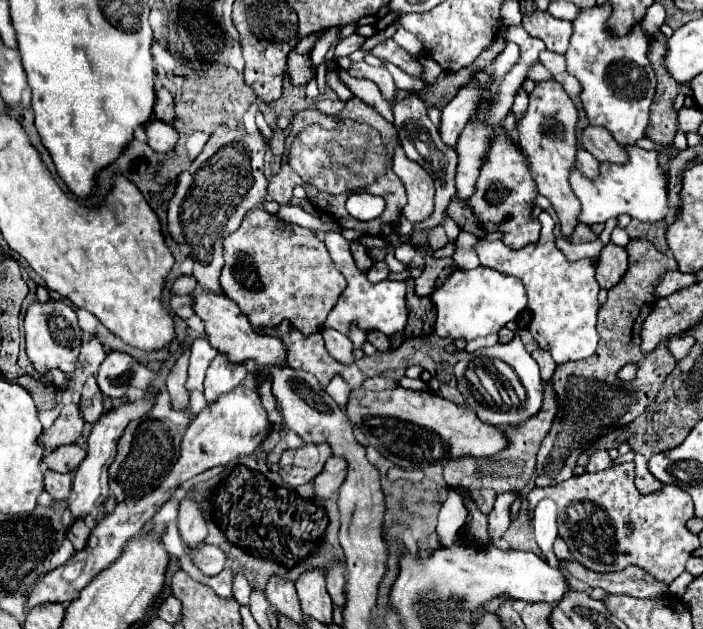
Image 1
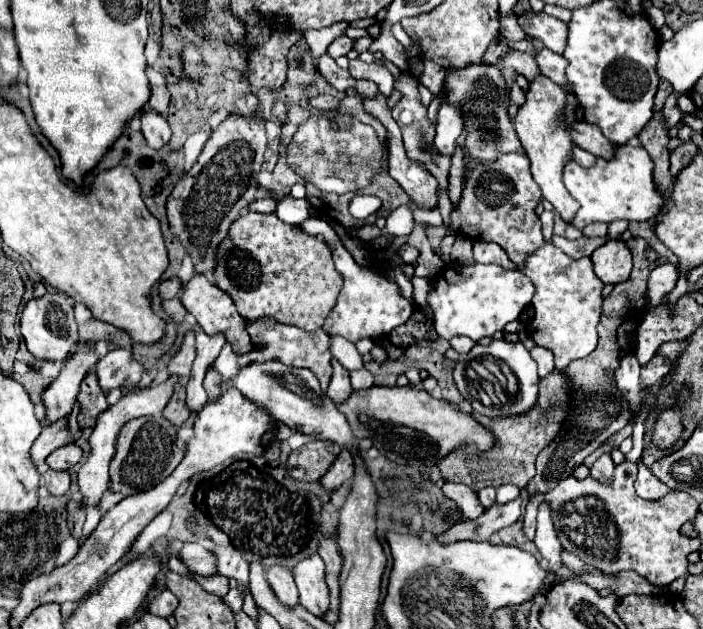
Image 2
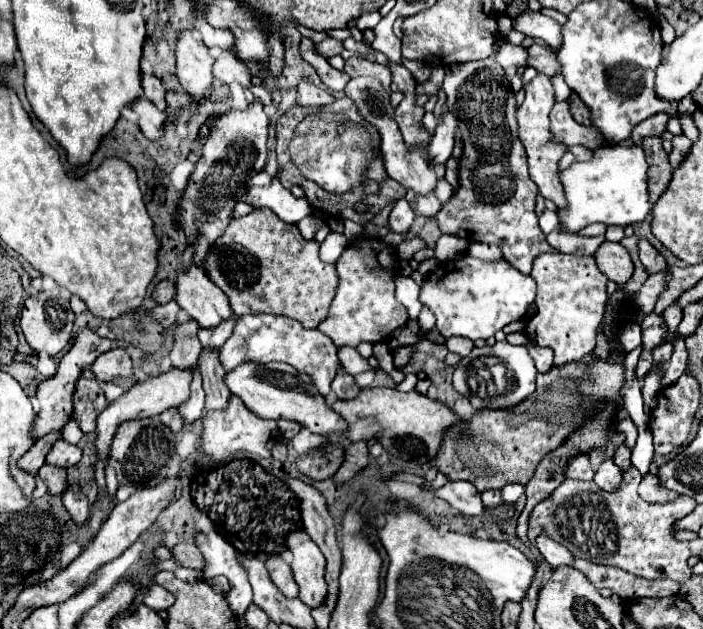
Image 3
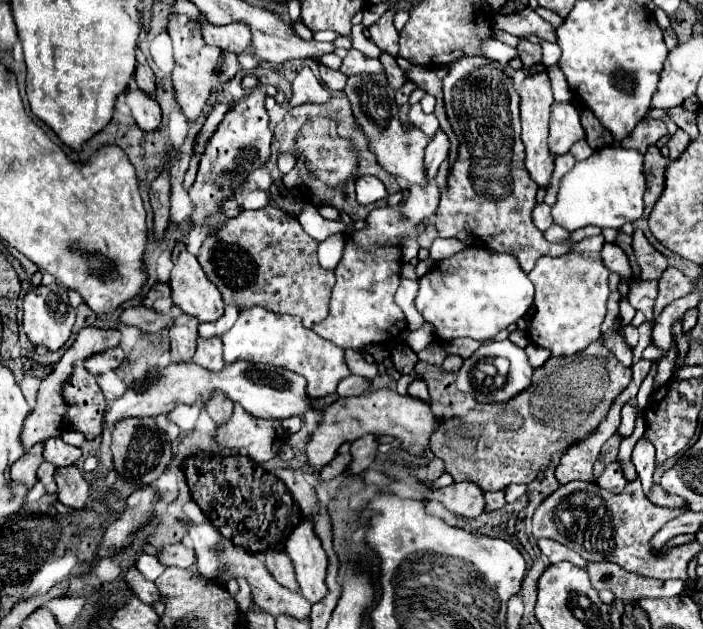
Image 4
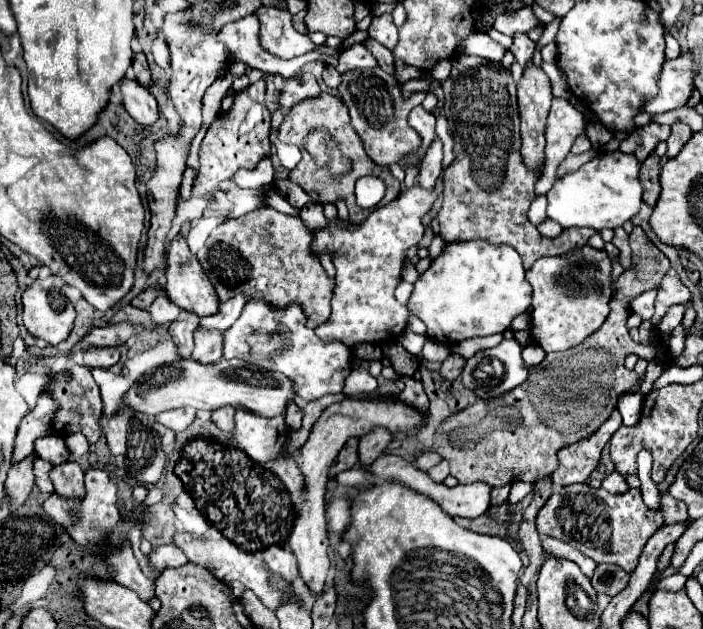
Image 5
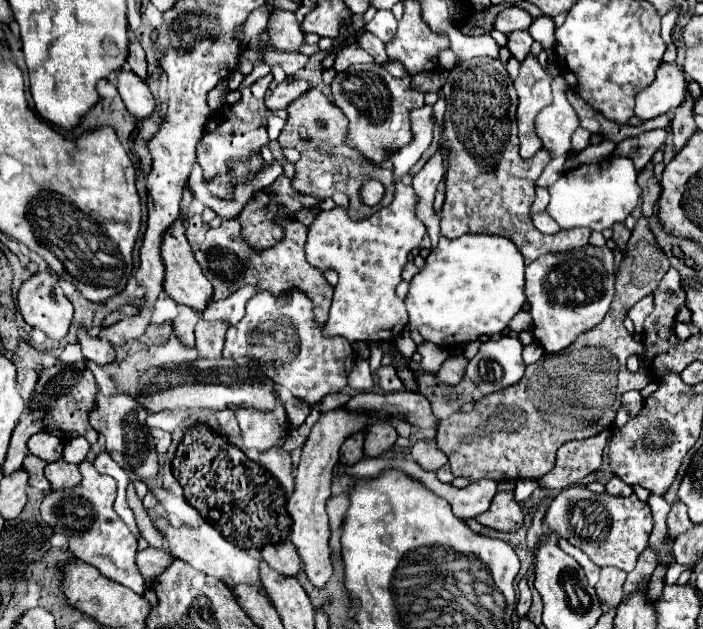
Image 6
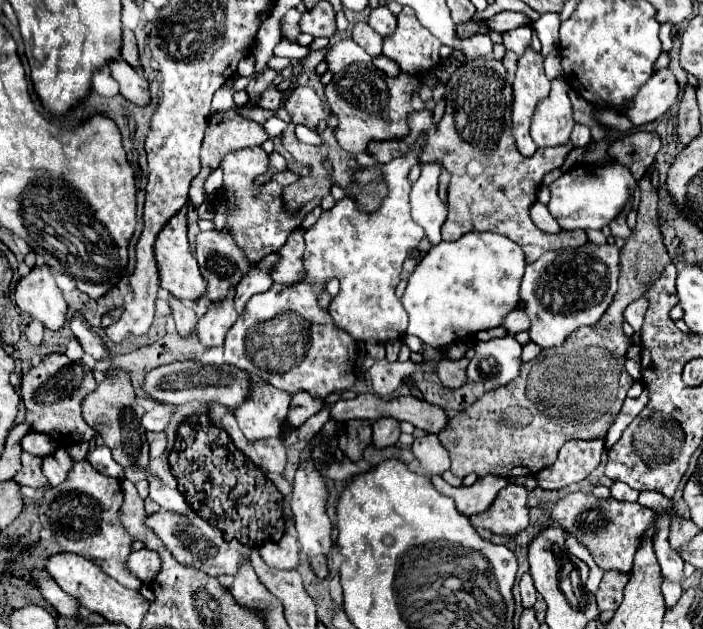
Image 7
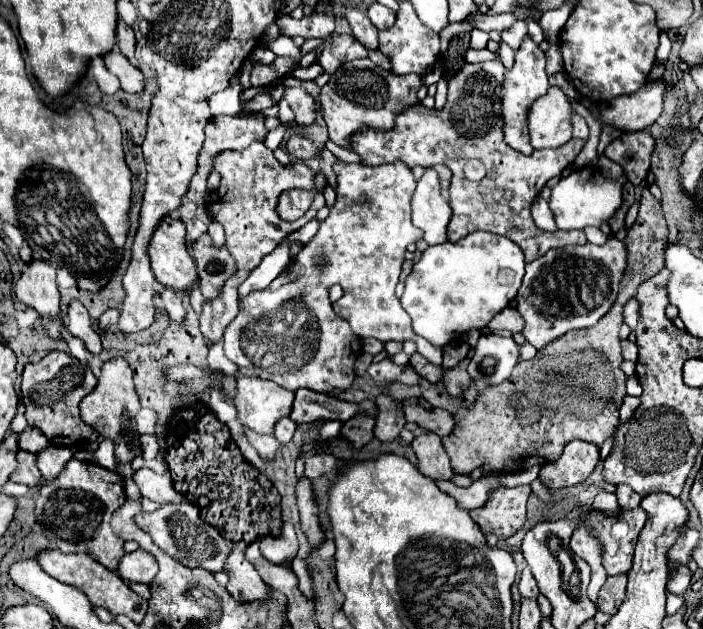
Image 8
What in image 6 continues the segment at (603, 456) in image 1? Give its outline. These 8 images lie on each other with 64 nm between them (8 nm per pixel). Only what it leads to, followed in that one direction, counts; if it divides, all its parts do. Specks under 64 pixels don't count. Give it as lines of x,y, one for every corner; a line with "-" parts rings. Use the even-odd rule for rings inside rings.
612,476
612,480
606,484
606,492
612,496
632,496
634,494
634,490
628,484
624,484
618,476

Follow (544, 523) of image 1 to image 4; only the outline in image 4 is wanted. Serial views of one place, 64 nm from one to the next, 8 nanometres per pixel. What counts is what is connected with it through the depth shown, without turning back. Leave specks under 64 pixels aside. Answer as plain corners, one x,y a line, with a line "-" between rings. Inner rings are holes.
540,538
538,540
538,546
542,550
542,554
554,564
554,562
562,562
562,560
568,560
580,568
586,568
590,562
584,560
578,552
572,552
570,548
566,548
564,544
556,542
556,540
550,540
550,538

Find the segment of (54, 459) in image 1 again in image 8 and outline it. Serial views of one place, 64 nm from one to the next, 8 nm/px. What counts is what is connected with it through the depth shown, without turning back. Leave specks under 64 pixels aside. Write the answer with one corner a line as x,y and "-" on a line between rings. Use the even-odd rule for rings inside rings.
26,426
22,432
18,432
18,446
22,450
28,450
28,452
40,452
48,446
48,438
38,430
38,428
32,428
32,426

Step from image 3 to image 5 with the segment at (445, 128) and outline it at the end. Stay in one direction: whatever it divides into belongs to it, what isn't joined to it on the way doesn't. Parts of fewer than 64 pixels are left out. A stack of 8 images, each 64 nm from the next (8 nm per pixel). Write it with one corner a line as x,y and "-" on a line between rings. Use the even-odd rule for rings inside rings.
436,138
426,150
418,172
418,186
424,190
434,190
436,180
442,176
442,142

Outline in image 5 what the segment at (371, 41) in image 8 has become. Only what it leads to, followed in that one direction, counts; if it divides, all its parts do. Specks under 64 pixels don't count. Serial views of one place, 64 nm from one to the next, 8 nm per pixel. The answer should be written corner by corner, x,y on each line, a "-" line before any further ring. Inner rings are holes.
366,38
366,40
364,40
364,46
366,46
366,48
372,52
372,56
378,60
378,66
380,66
384,72
392,74
392,70
394,70
394,56
392,56
392,52
390,52
388,48
384,48
380,42
372,40
372,38

